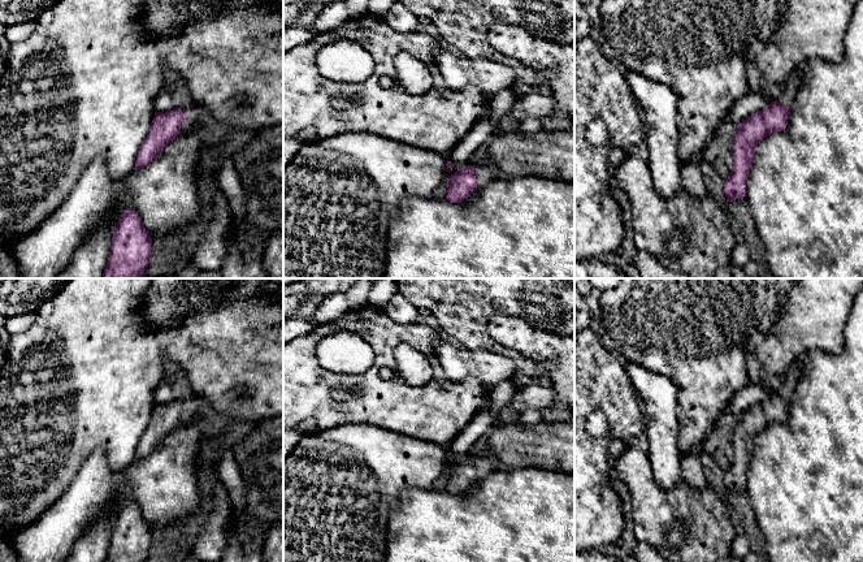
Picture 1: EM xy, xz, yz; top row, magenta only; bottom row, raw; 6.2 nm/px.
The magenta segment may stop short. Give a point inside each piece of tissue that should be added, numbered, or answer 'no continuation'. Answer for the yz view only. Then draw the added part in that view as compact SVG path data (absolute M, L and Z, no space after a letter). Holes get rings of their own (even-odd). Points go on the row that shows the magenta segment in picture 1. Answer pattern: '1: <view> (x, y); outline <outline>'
1: yz (786, 93); outline M801 69L794 70L790 77L777 88L777 100L784 107L792 107L802 81Z

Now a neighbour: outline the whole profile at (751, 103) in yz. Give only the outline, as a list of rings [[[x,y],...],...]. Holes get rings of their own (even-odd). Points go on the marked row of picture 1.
[[[772,87],[772,91],[769,95],[758,91],[751,92],[749,91],[743,98],[741,98],[732,108],[727,117],[727,122],[732,122],[734,125],[738,125],[751,114],[762,111],[767,105],[769,105],[772,101],[777,100],[777,88]]]

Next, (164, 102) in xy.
[[[161,90],[155,99],[155,112],[169,112],[175,108],[173,96],[169,91]]]

